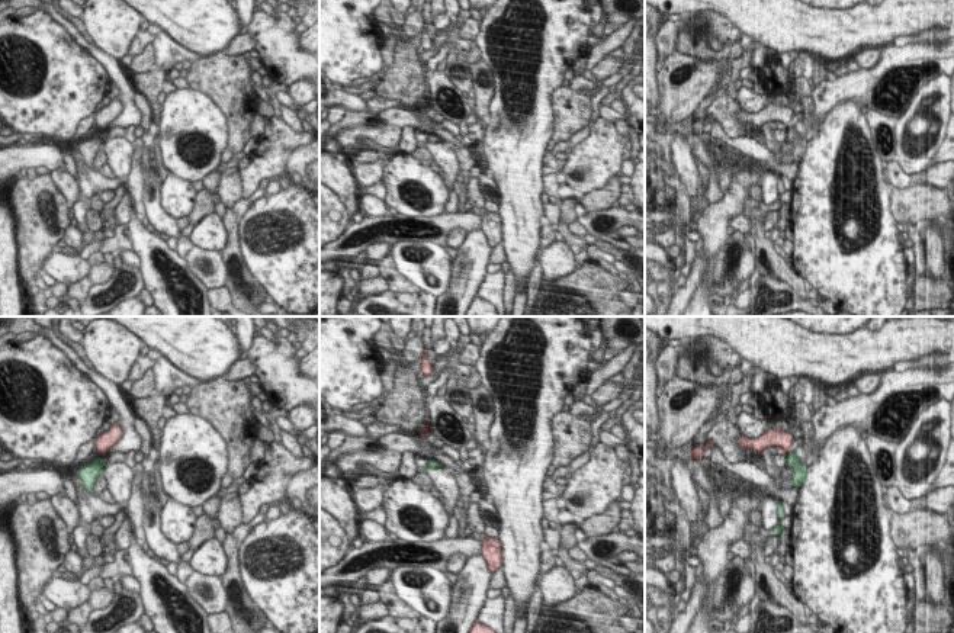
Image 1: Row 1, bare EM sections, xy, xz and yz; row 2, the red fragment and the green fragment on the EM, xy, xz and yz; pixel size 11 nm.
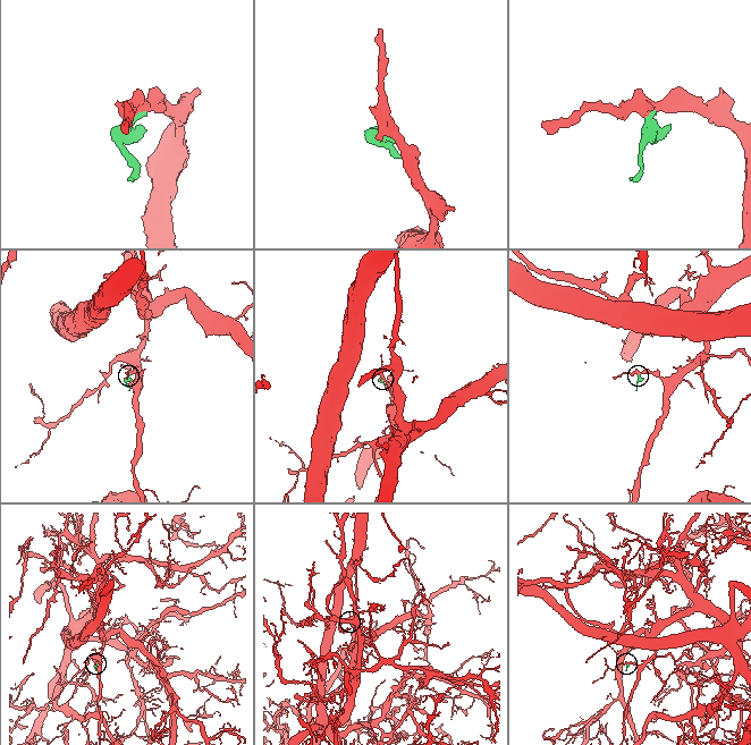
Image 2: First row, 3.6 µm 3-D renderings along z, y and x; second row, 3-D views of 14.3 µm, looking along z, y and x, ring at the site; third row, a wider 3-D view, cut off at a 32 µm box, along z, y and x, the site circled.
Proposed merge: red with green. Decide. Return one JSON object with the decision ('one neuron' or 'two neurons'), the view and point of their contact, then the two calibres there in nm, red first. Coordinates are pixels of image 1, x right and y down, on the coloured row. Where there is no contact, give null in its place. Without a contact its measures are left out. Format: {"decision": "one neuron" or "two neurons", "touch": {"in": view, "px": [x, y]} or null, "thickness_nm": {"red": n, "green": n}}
{"decision": "two neurons", "touch": {"in": "yz", "px": [787, 452]}, "thickness_nm": {"red": 220, "green": 130}}

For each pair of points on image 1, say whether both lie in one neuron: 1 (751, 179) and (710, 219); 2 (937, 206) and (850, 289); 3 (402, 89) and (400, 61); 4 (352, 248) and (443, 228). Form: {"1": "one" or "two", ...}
{"1": "one", "2": "two", "3": "one", "4": "one"}

